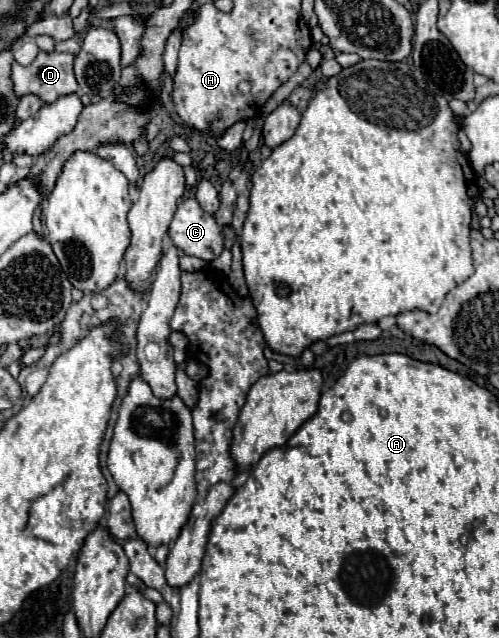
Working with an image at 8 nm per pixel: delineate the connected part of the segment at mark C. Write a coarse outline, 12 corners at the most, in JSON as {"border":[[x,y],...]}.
{"border":[[195,198],[181,200],[169,226],[189,256],[215,260],[223,232]]}

